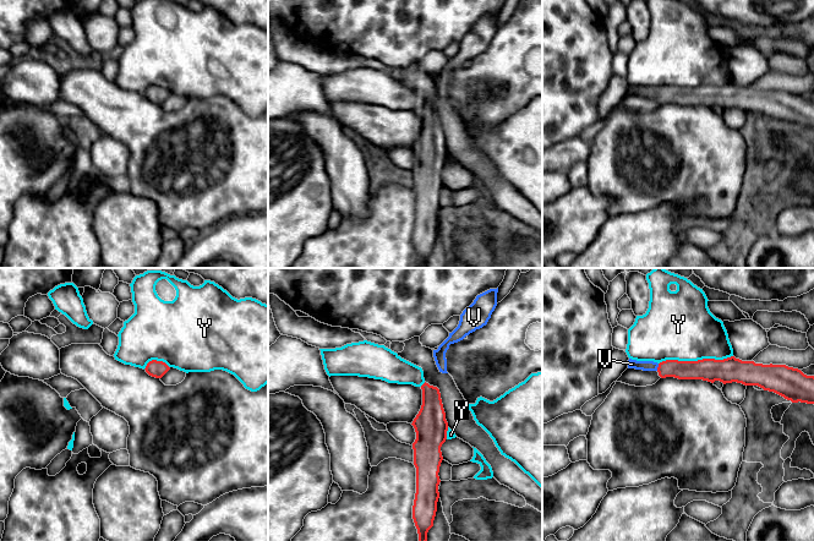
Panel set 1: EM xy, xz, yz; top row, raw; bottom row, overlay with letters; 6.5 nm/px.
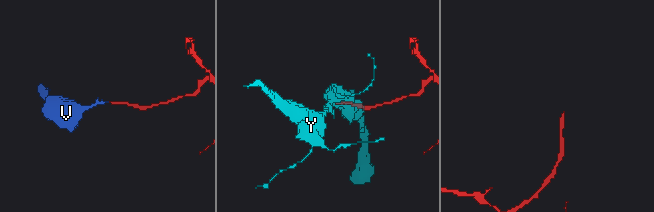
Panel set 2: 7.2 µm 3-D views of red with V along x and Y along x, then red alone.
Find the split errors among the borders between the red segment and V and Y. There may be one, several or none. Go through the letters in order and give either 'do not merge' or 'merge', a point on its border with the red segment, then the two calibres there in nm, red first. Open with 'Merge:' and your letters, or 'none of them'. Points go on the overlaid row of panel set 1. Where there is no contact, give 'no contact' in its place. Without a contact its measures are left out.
Merge: V
V: merge; meets red in yz at (657, 367); 130 nm thick on the red side, 60 nm on the other
Y: do not merge; meets red in yz at (695, 361); 160 nm thick on the red side, 440 nm on the other

